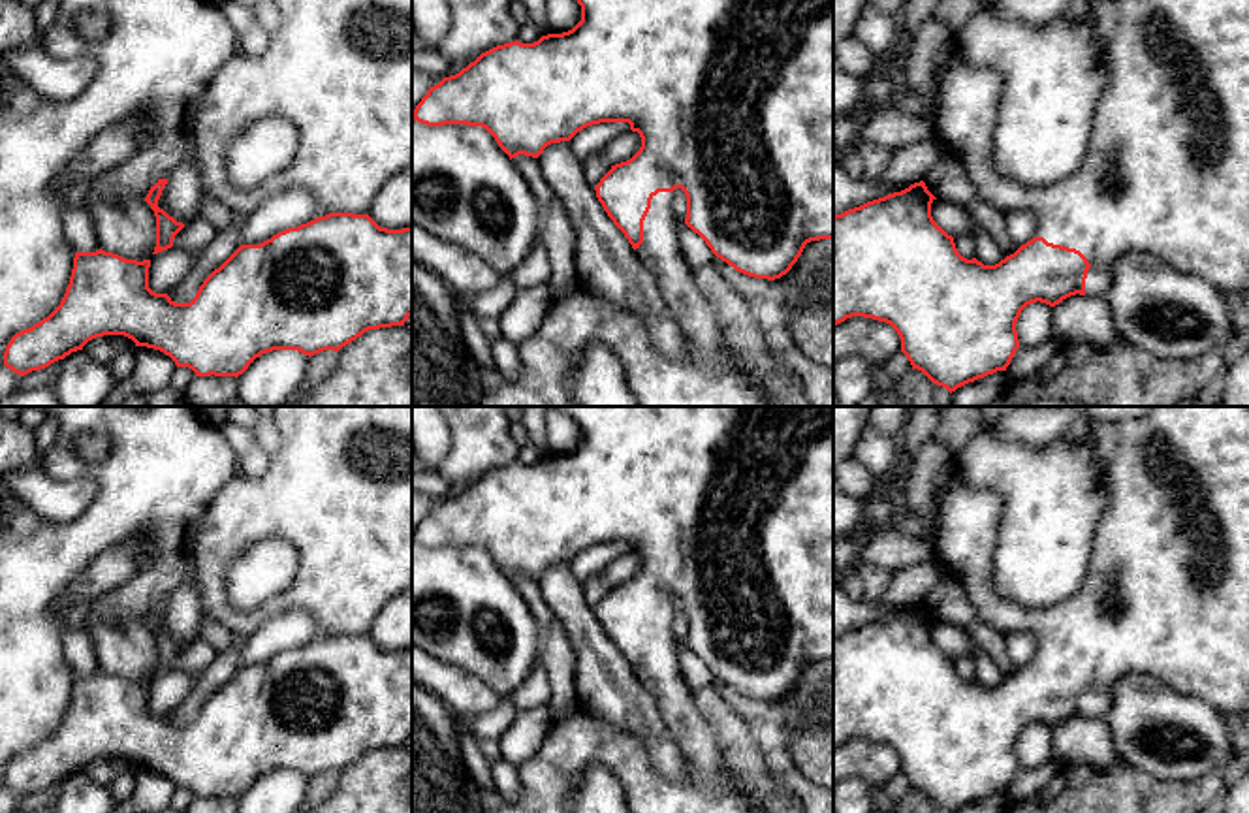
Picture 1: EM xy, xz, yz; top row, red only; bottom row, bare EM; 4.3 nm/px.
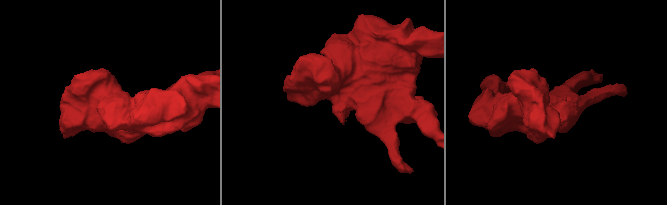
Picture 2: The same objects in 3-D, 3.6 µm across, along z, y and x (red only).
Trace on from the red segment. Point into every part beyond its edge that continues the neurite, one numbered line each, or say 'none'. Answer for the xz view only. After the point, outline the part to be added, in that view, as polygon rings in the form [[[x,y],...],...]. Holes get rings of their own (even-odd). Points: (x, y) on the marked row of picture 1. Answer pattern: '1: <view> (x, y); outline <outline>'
1: xz (710, 375); outline [[[673,192],[653,196],[643,220],[643,243],[634,252],[655,277],[660,295],[683,329],[688,356],[677,359],[662,356],[651,344],[640,318],[619,311],[611,301],[594,295],[585,286],[577,286],[568,297],[551,301],[538,331],[517,344],[523,365],[521,378],[485,391],[480,406],[576,406],[566,380],[579,354],[593,343],[606,344],[624,363],[626,382],[638,406],[771,406],[728,348],[713,307],[694,282],[692,267],[679,248],[681,220],[672,211],[672,196]]]

